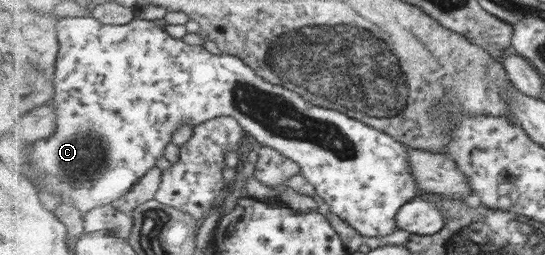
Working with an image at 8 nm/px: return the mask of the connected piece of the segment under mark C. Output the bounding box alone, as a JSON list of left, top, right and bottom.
[32,16,422,238]

